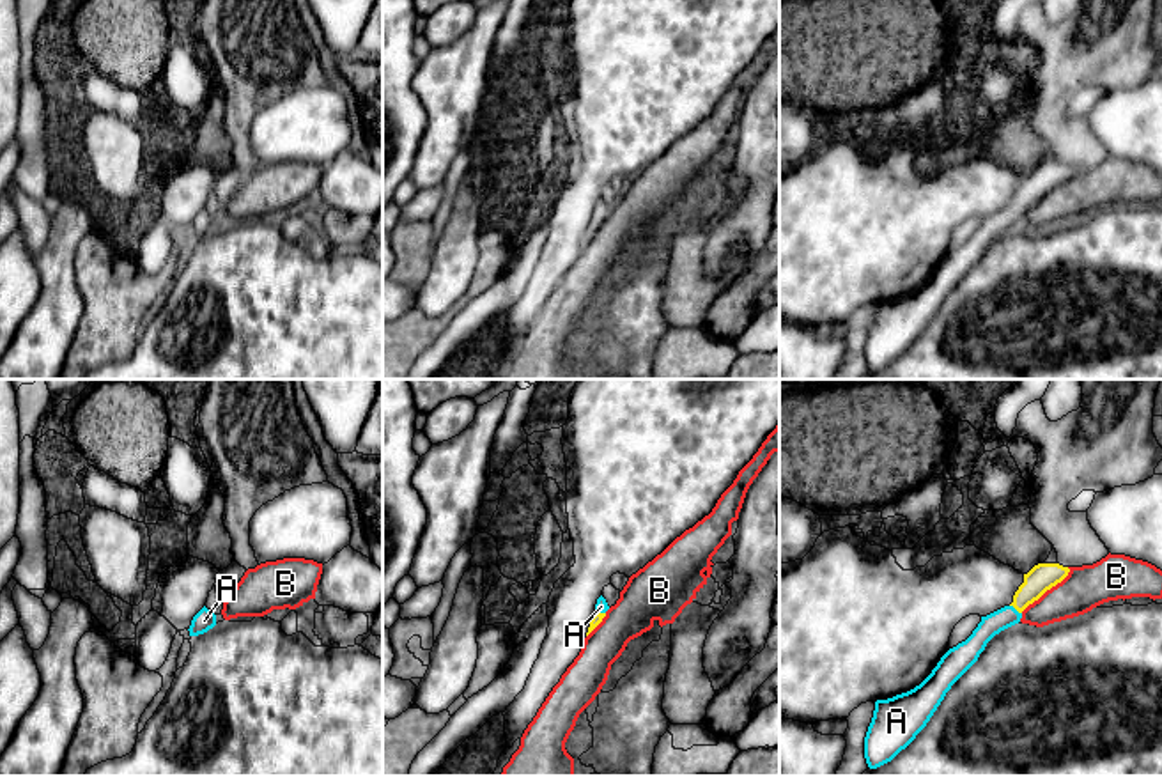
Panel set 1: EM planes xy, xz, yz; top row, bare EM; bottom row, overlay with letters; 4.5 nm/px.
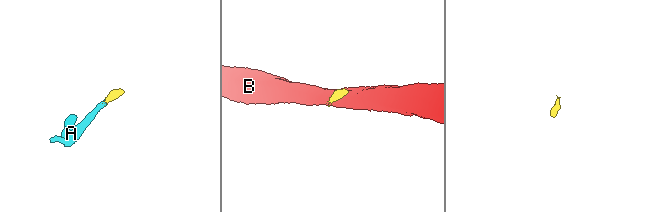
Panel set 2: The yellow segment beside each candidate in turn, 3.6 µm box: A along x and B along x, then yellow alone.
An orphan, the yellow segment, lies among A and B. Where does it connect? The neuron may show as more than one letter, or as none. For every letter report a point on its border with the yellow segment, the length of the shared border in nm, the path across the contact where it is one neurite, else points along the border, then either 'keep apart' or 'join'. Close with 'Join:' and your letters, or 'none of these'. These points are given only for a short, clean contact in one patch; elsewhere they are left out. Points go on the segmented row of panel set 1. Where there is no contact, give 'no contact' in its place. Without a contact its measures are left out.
A: yz (1015, 608) | 70 nm | across yz (1044, 576), (1015, 608), (992, 624) | join
B: yz (1045, 590) | 300 nm | along yz (1070, 569), (1021, 612) | keep apart
Join: A

